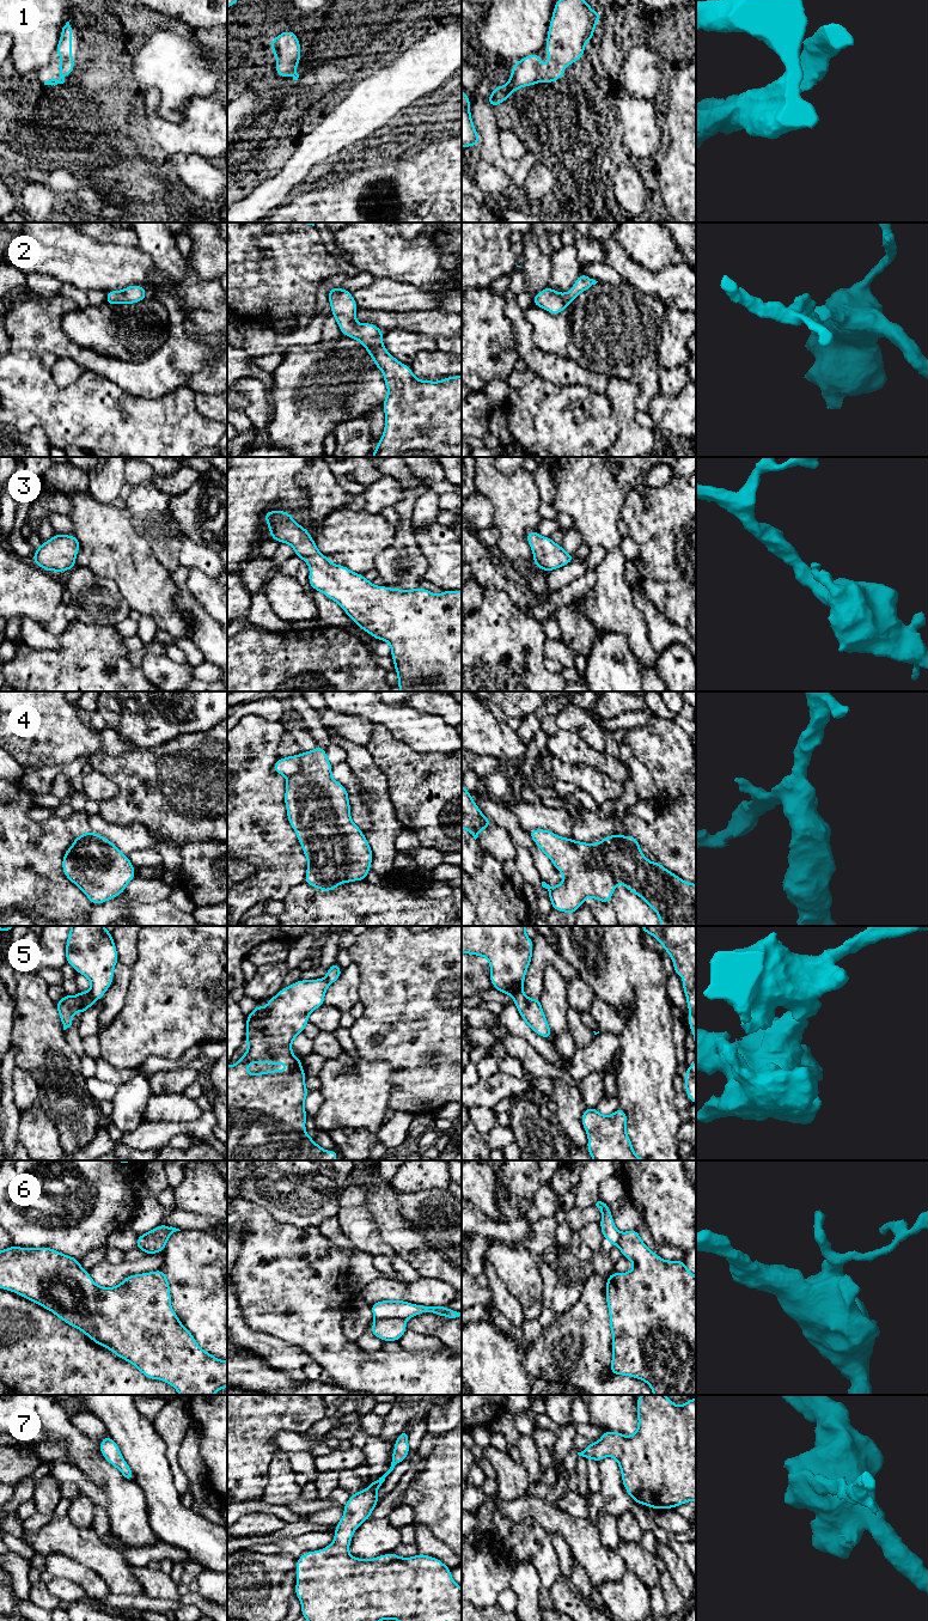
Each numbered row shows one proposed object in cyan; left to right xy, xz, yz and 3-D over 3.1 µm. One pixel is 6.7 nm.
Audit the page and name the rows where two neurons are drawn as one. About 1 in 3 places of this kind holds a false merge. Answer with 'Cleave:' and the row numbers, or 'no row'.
Cleave: 5, 6

